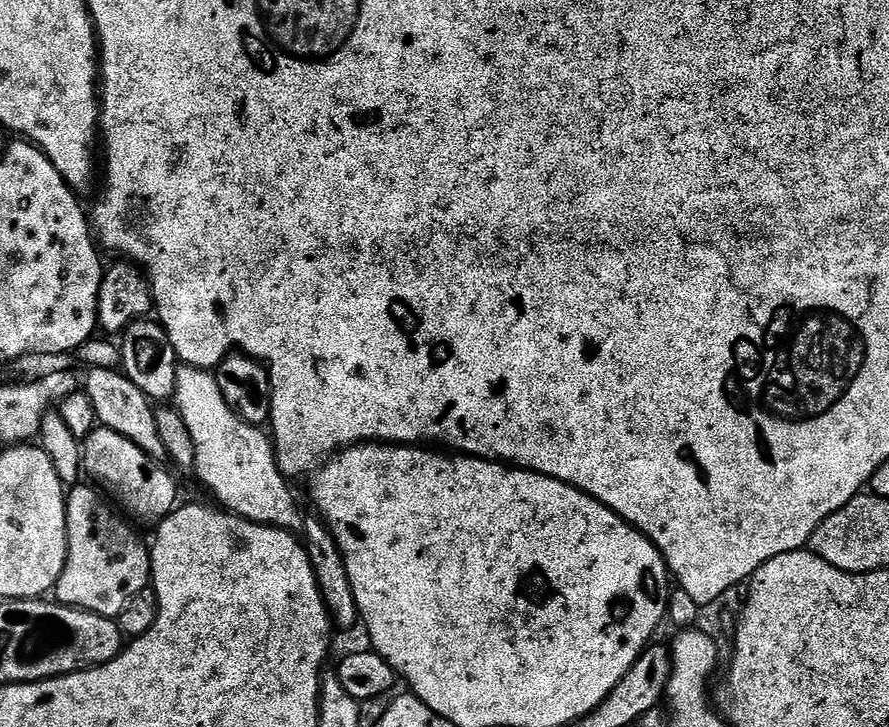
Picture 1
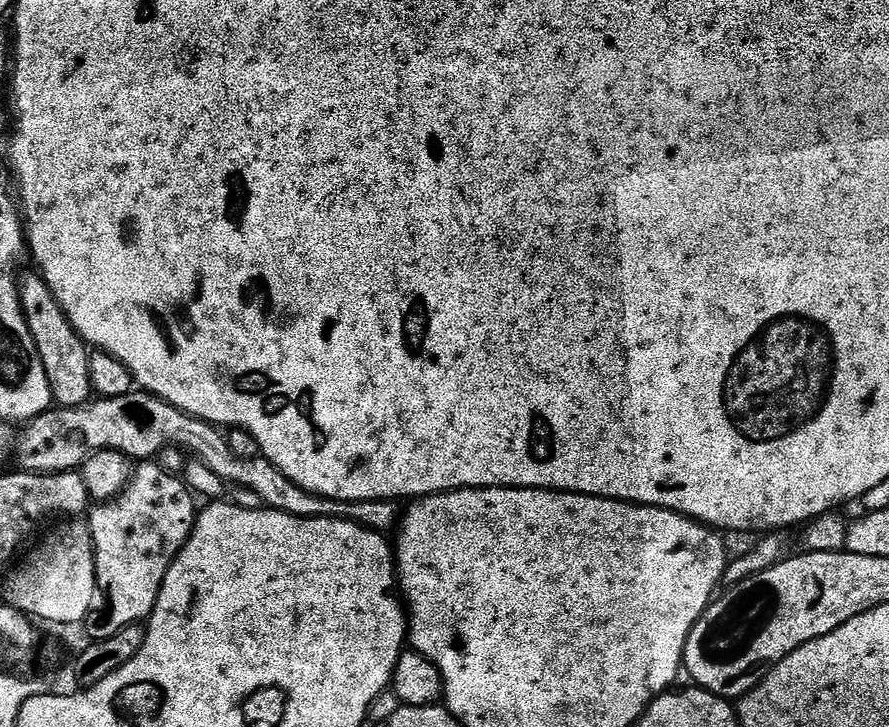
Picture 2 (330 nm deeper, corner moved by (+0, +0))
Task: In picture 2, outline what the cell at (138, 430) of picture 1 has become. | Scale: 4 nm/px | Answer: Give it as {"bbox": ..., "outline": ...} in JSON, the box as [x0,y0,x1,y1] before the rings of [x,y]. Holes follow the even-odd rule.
{"bbox":[18,271,93,408],"outline":[[[25,271],[18,280],[20,305],[28,329],[42,358],[42,366],[46,366],[46,378],[50,378],[53,401],[62,408],[78,408],[82,404],[89,403],[93,395],[92,383],[88,377],[89,345],[85,344],[82,337],[74,330],[72,323],[68,321],[67,314],[62,310],[58,298],[54,298],[44,277],[39,271],[31,271],[28,273]]]}

